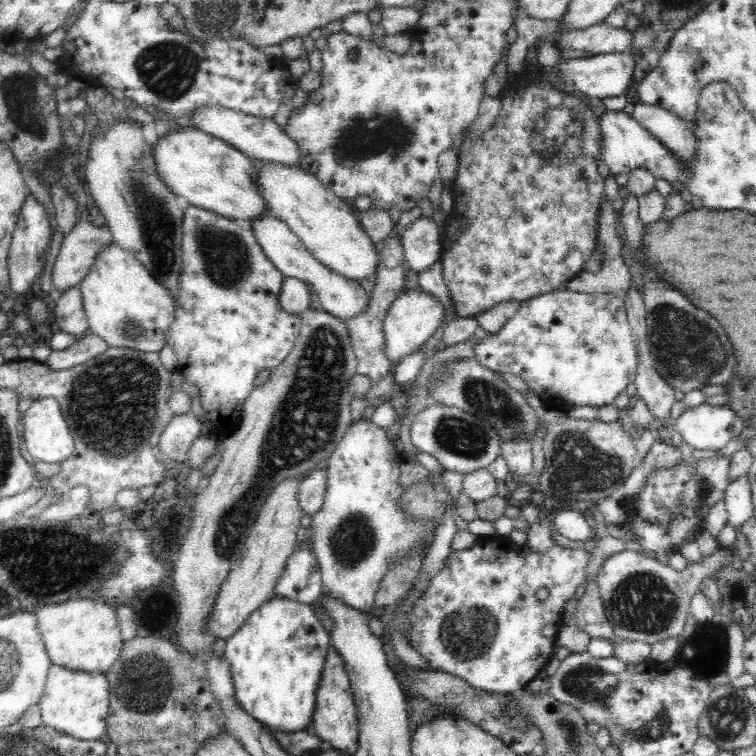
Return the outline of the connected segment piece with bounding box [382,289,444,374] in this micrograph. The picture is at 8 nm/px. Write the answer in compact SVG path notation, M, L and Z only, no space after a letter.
M406 290L400 294L400 298L391 304L382 322L384 333L384 357L388 359L388 372L393 374L399 362L412 354L430 338L440 324L442 324L442 307L433 296L429 296L418 290Z

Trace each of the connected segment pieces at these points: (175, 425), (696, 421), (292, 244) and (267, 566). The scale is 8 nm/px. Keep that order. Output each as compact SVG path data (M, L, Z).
M192 411L175 415L160 438L159 449L172 460L186 462L186 454L192 440L200 437L199 429L200 424Z
M707 403L686 407L674 424L674 430L692 450L719 451L745 428L745 422L730 407Z
M264 213L252 220L251 232L264 251L264 255L282 273L284 277L297 278L301 282L310 284L318 293L320 306L325 312L344 321L350 320L358 312L362 312L368 304L368 294L359 285L358 281L346 278L331 268L324 266L317 258L310 254L310 251L300 242L300 239L290 231L290 228L272 213Z
M303 477L286 479L278 483L262 505L250 536L246 539L246 545L242 547L239 560L230 566L228 576L218 590L214 606L204 618L203 628L207 634L226 641L244 625L244 620L254 610L274 596L276 583L284 574L286 563L294 552L296 532L303 516L296 501L296 488L302 479Z

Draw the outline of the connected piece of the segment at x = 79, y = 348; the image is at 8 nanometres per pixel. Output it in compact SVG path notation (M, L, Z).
M87 333L67 349L53 350L47 360L48 368L64 370L93 359L99 354L104 354L109 346L94 333Z

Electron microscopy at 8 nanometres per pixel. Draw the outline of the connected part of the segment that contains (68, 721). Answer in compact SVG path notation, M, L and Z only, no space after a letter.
M51 665L45 688L38 702L42 723L65 735L82 740L98 740L107 728L109 692L104 673L86 673Z

